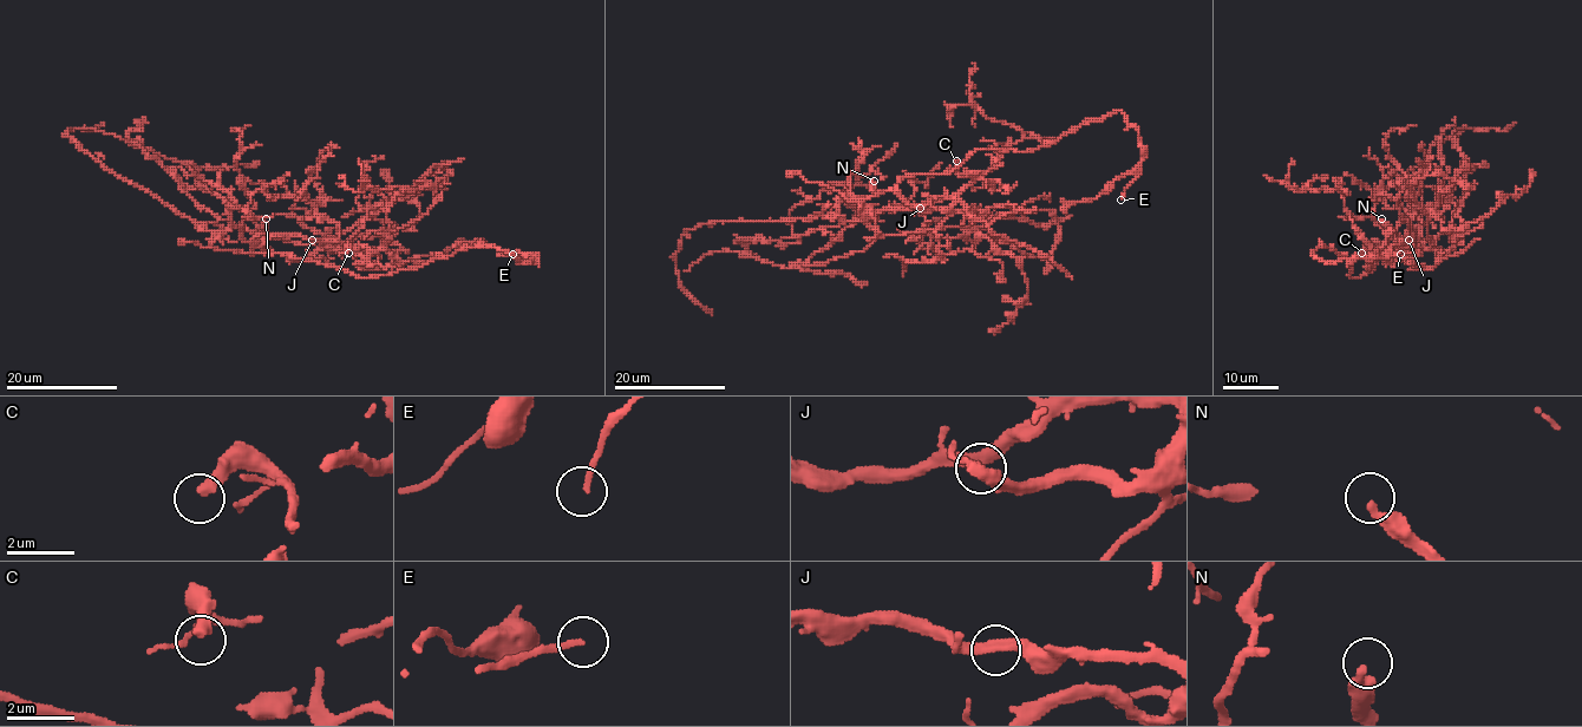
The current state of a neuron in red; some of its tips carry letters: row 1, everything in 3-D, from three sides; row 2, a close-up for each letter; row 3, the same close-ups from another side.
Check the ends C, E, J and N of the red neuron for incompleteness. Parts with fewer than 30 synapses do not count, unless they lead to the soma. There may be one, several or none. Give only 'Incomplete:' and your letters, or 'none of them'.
Incomplete: C

